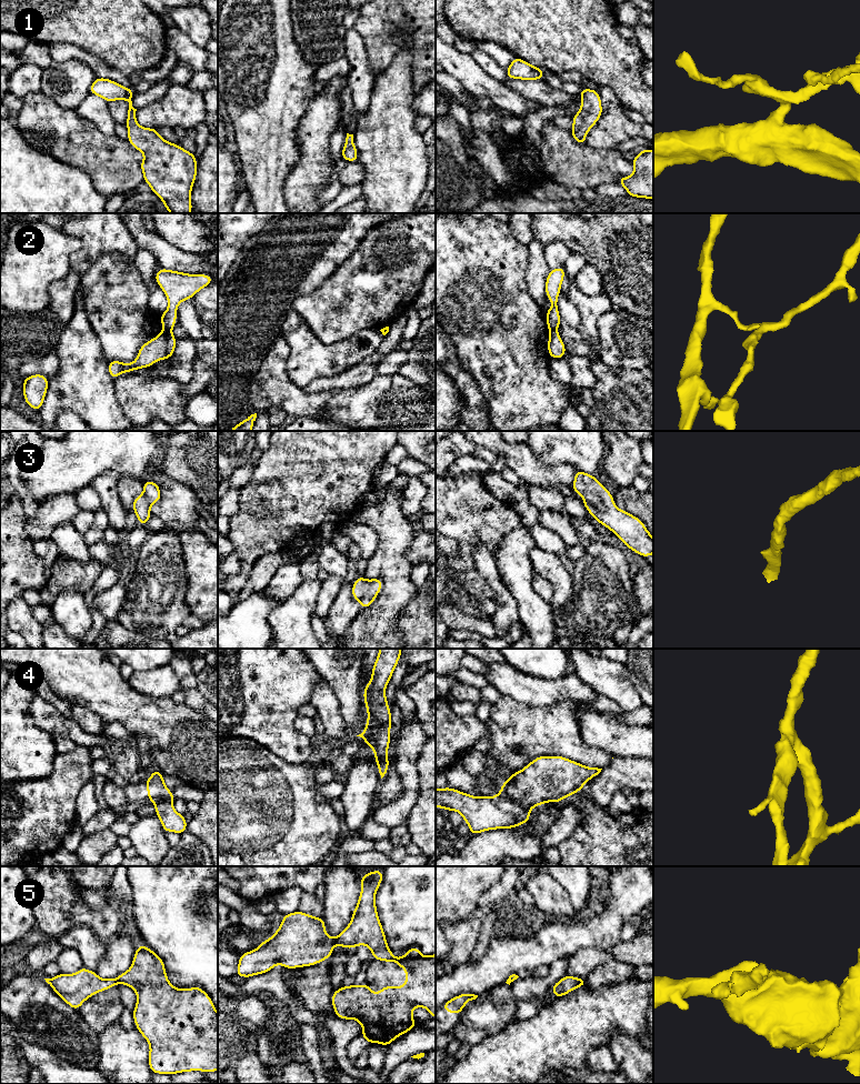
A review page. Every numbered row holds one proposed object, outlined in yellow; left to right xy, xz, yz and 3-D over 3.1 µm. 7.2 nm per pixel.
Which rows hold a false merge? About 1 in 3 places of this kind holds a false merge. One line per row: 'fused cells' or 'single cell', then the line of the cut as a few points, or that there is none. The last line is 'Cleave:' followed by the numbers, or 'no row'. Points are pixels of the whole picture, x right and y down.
1: single cell; cut none
2: fused cells; cut yz (549, 329), (556, 330)
3: single cell; cut none
4: fused cells; cut yz (500, 791), (530, 809)
5: fused cells; cut xz (333, 939), (334, 944)
Cleave: 2, 4, 5

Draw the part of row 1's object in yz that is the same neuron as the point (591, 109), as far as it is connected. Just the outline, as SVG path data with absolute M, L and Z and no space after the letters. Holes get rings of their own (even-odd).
M582 88L580 99L581 108L571 118L573 128L570 130L570 133L579 144L586 144L586 137L600 119L603 109L598 90Z

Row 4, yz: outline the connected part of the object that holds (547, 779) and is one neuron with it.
M540 755L522 770L509 775L501 784L501 792L528 809L548 802L558 803L580 792L601 770L560 755Z

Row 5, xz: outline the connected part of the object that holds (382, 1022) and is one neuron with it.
M381 867L377 871L366 873L361 876L361 892L353 910L351 921L349 925L340 932L340 934L334 939L334 945L339 945L346 948L354 948L359 945L367 945L373 958L381 962L394 962L399 967L406 970L406 984L403 986L382 986L380 992L372 992L369 984L350 986L341 986L339 990L334 991L331 996L331 1003L334 1008L334 1016L342 1020L357 1020L362 1026L362 1037L368 1043L382 1044L386 1047L392 1043L398 1036L411 1031L416 1025L416 1021L412 1016L413 1007L424 1007L429 1011L430 1015L436 1018L436 953L430 956L423 956L417 946L412 946L406 952L402 957L396 957L390 951L386 934L382 929L382 924L378 916L378 910L376 906L376 893L383 880Z

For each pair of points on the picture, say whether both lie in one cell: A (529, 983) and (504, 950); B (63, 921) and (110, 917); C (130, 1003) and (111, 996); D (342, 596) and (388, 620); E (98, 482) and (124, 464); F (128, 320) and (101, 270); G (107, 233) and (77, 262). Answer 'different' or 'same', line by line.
A: different
B: same
C: different
D: different
E: different
F: same
G: same

